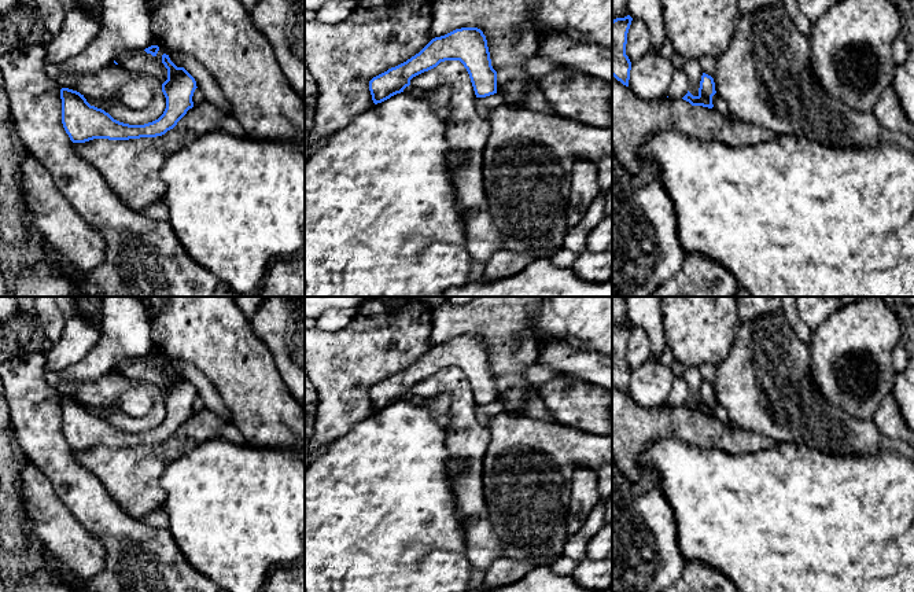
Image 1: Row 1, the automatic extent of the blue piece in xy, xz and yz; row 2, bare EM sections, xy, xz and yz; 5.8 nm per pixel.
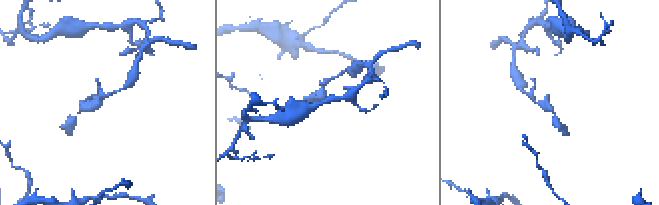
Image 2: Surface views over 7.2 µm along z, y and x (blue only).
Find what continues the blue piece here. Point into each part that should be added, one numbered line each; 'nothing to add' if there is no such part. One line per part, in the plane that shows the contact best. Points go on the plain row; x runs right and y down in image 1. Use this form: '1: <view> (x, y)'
nothing to add

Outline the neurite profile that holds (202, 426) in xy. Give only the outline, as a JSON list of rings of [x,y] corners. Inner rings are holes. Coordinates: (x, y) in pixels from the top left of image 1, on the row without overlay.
[[[203,409],[194,412],[177,433],[162,444],[129,448],[93,446],[74,451],[74,459],[103,483],[111,499],[128,515],[143,519],[165,503],[166,494],[159,485],[165,467],[195,444],[214,438],[247,444],[232,420]]]

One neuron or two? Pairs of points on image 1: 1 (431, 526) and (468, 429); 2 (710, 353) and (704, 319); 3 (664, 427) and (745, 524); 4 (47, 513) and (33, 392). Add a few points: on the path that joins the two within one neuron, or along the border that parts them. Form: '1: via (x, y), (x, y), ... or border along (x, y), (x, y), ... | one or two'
1: border along (445, 448), (456, 511) | two
2: via (710, 345), (704, 327) | one
3: border along (704, 448), (680, 440), (658, 438), (644, 449) | two
4: border along (28, 458), (51, 482), (62, 500) | two

